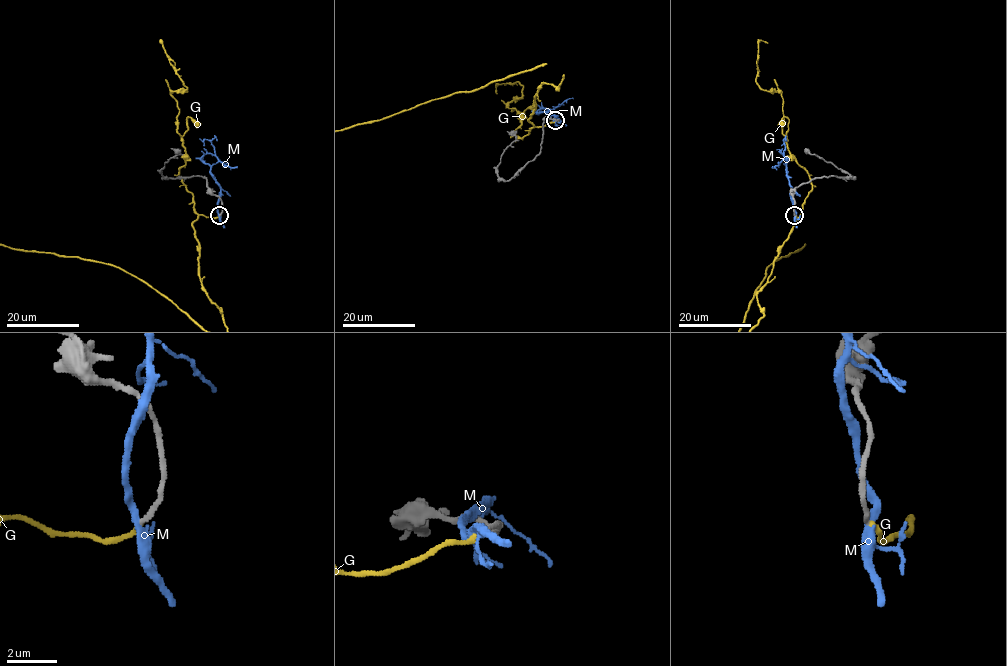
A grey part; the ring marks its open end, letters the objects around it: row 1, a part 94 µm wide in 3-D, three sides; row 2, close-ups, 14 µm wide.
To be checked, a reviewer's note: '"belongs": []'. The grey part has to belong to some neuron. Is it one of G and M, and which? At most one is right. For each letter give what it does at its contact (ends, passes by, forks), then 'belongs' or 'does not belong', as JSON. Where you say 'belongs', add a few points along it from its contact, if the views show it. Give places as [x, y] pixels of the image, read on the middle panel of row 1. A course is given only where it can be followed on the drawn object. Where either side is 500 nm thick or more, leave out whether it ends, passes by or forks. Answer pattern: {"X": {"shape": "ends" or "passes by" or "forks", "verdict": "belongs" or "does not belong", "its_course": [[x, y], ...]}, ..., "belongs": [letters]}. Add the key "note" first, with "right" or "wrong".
{"note": "wrong", "G": {"shape": "ends", "verdict": "belongs"}, "M": {"shape": "forks", "verdict": "does not belong"}, "belongs": ["G"]}

